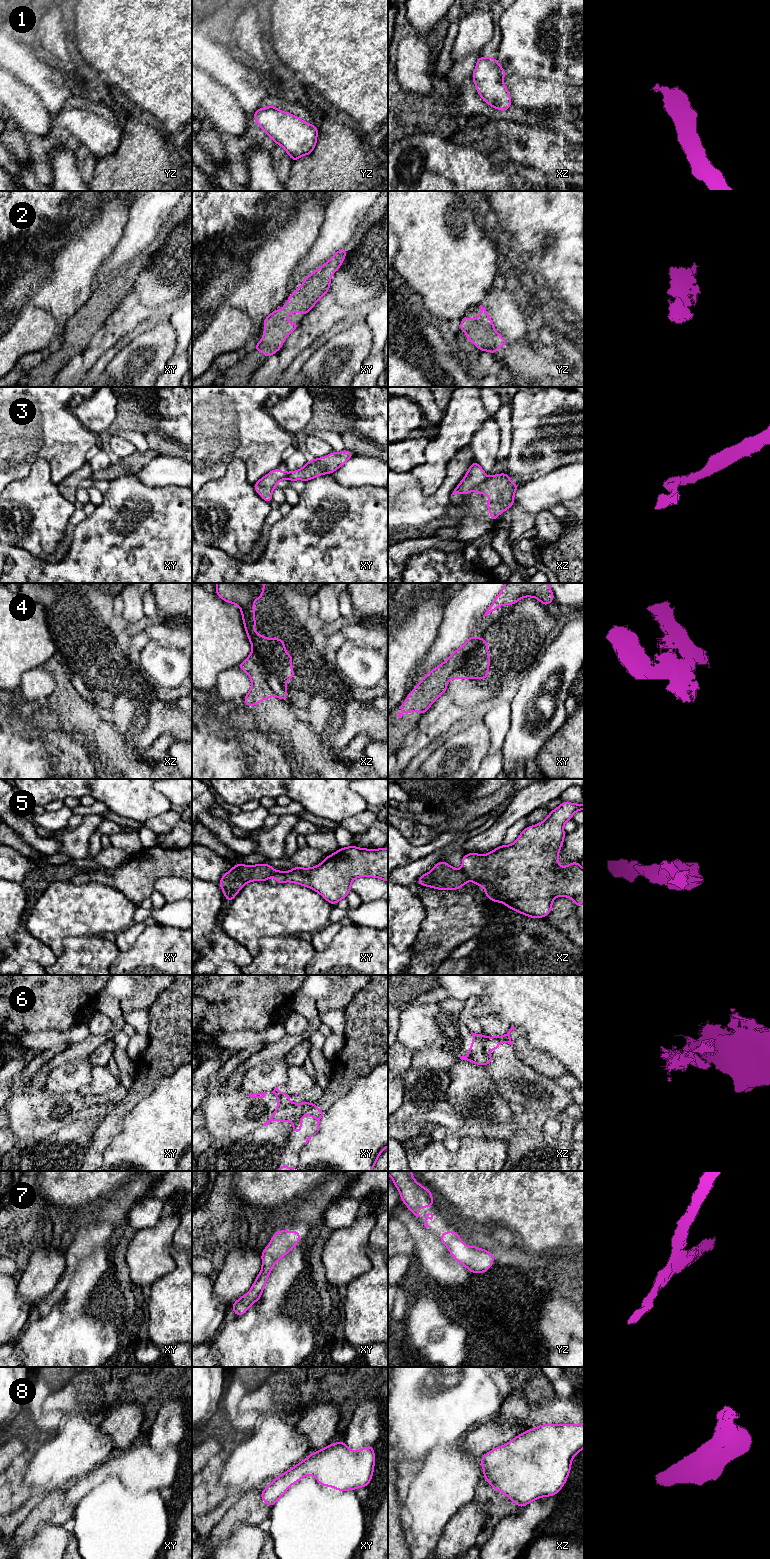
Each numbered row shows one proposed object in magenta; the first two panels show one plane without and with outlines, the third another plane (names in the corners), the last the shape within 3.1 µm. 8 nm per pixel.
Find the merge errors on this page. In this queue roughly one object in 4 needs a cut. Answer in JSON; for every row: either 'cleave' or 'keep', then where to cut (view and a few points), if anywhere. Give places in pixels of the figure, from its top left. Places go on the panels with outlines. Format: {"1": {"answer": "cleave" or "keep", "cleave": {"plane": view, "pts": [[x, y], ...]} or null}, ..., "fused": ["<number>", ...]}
{"1": {"answer": "keep", "cleave": null}, "2": {"answer": "keep", "cleave": null}, "3": {"answer": "cleave", "cleave": {"plane": "xz", "pts": [[487, 479], [477, 487]]}}, "4": {"answer": "keep", "cleave": null}, "5": {"answer": "cleave", "cleave": {"plane": "xz", "pts": [[461, 870], [468, 879]]}}, "6": {"answer": "cleave", "cleave": {"plane": "xy", "pts": [[313, 1103], [300, 1117]]}}, "7": {"answer": "keep", "cleave": null}, "8": {"answer": "keep", "cleave": null}, "fused": ["3", "5", "6"]}

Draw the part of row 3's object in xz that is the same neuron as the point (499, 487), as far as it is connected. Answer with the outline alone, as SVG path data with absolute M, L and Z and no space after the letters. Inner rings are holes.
M507 473L491 475L485 482L476 488L475 494L488 494L487 509L491 513L490 521L502 514L507 508L514 505L514 493L519 488L511 481Z

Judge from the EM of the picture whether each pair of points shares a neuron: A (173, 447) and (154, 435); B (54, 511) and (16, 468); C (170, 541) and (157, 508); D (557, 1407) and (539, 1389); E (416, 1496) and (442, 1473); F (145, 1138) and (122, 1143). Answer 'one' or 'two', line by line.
A: one
B: two
C: one
D: two
E: one
F: one

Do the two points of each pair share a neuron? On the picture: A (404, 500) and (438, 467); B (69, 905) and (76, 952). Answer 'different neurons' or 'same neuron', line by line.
A: different neurons
B: different neurons

